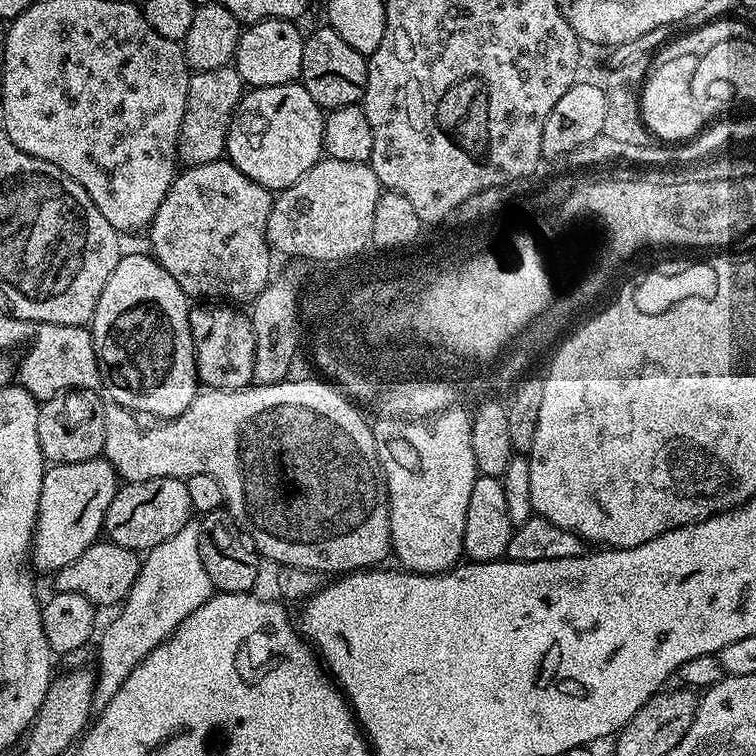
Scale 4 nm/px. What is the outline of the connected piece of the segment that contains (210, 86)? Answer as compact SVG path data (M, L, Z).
M232 66L205 72L192 72L189 75L186 114L182 118L178 149L179 159L185 165L214 162L225 155L228 146L228 121L232 119L232 113L239 106L240 98L245 91L244 81Z

